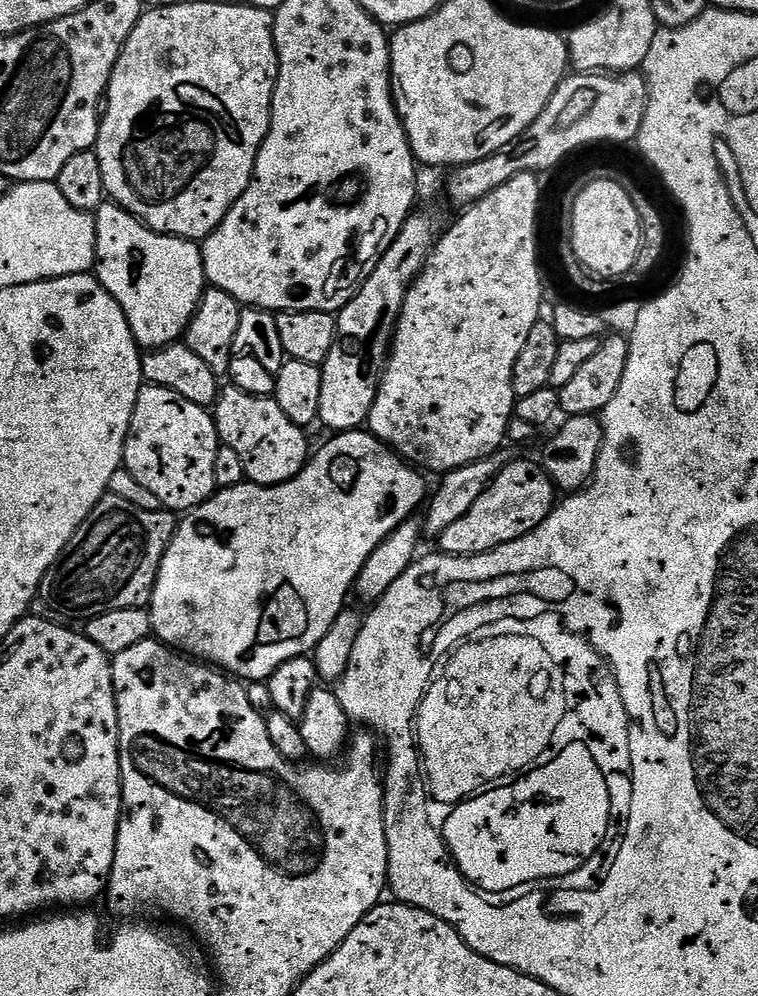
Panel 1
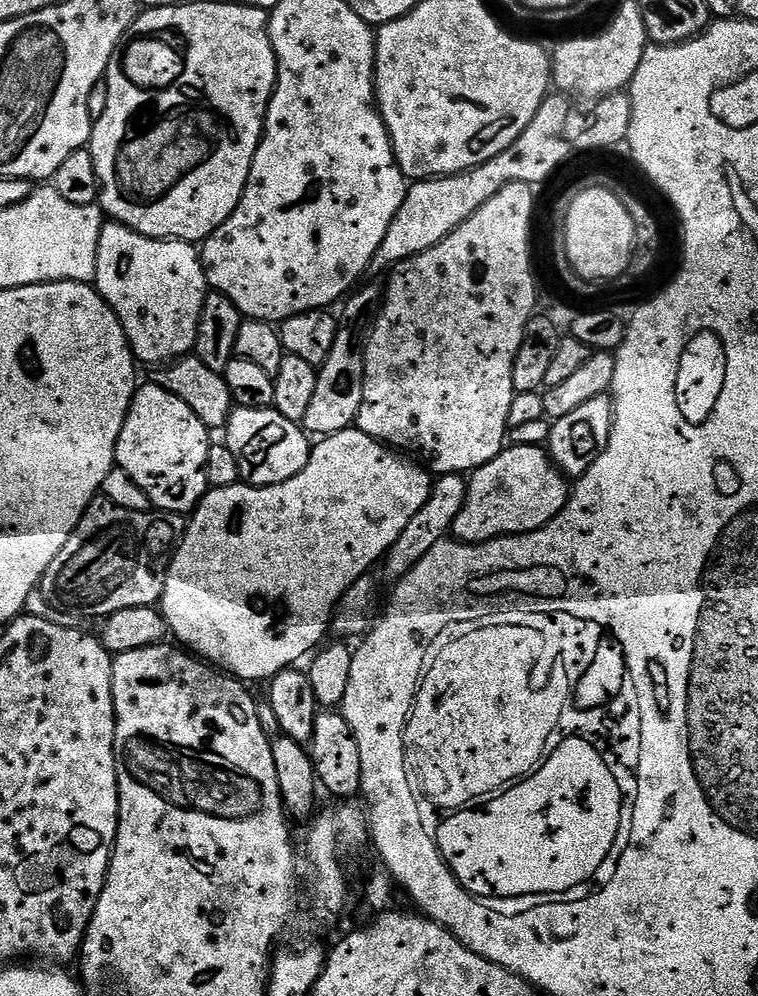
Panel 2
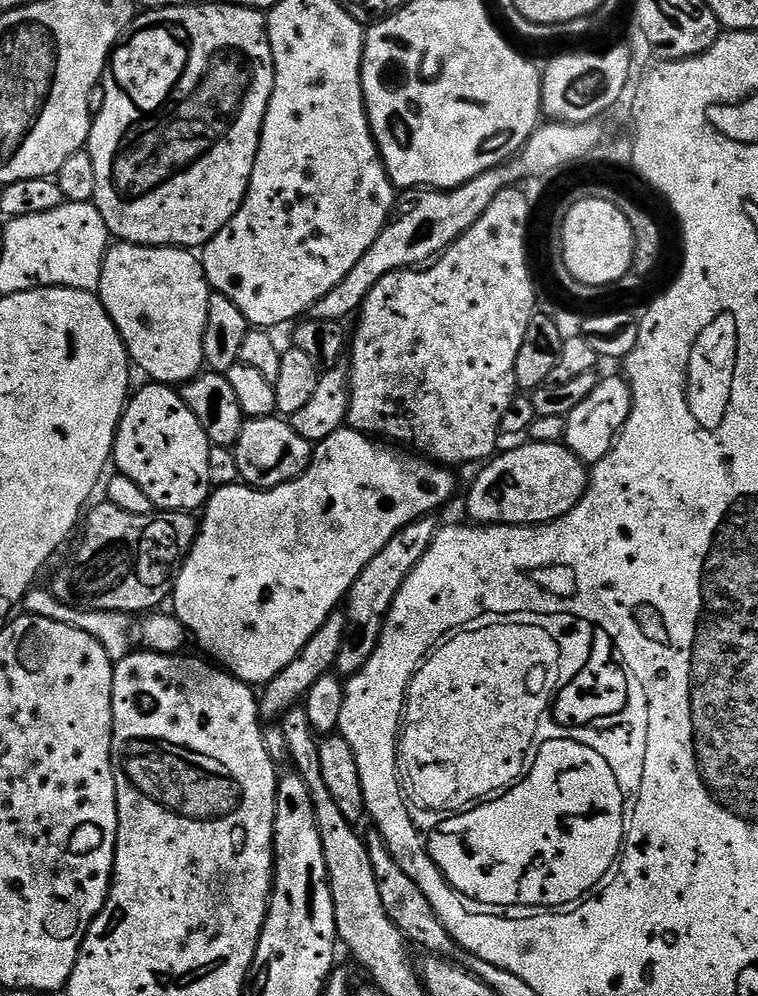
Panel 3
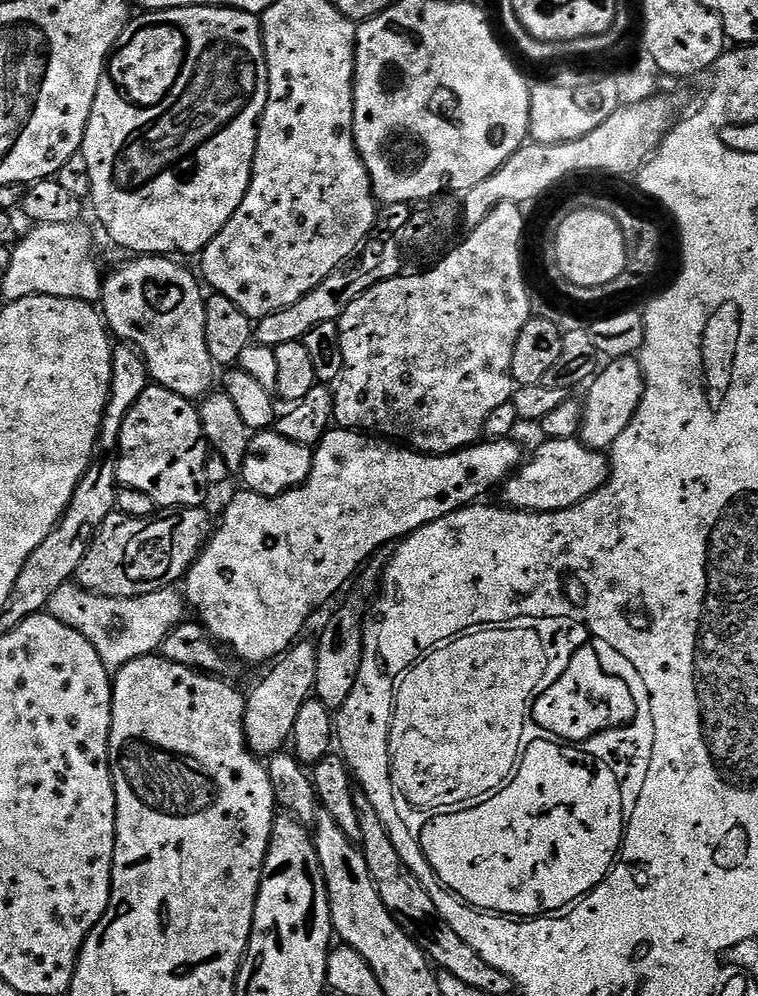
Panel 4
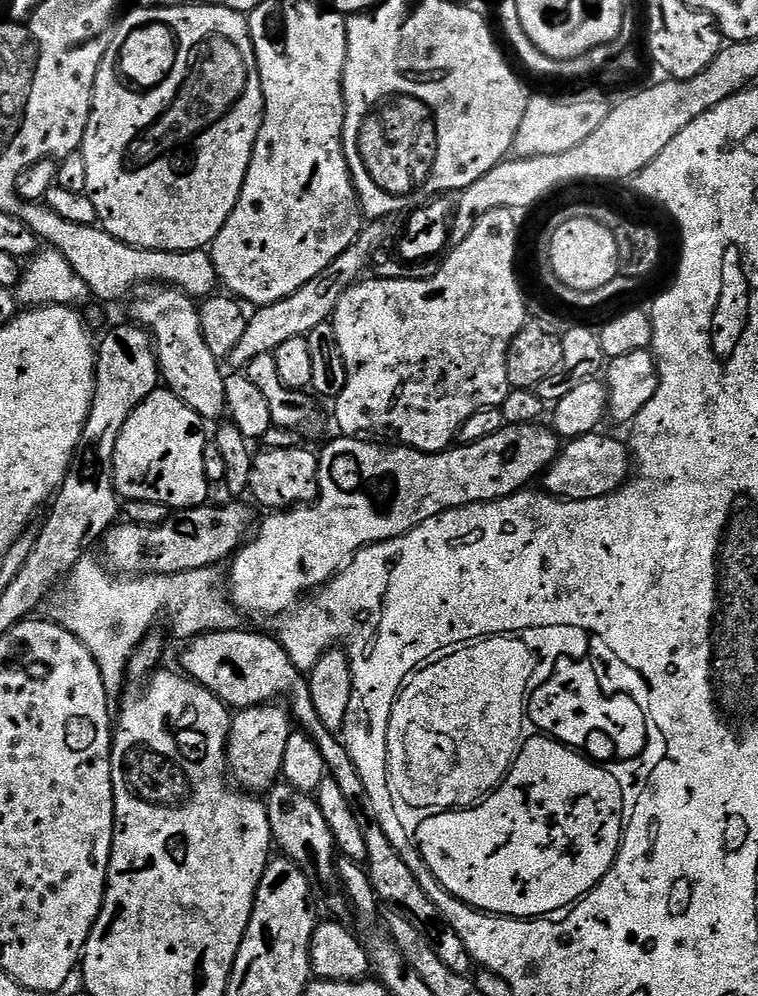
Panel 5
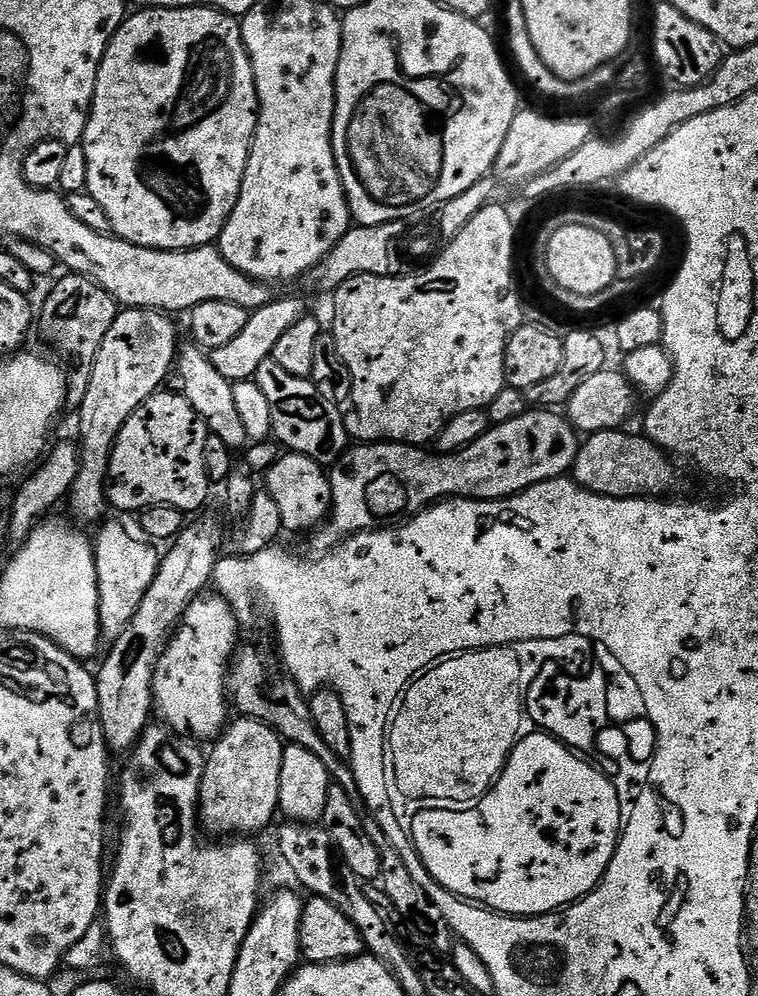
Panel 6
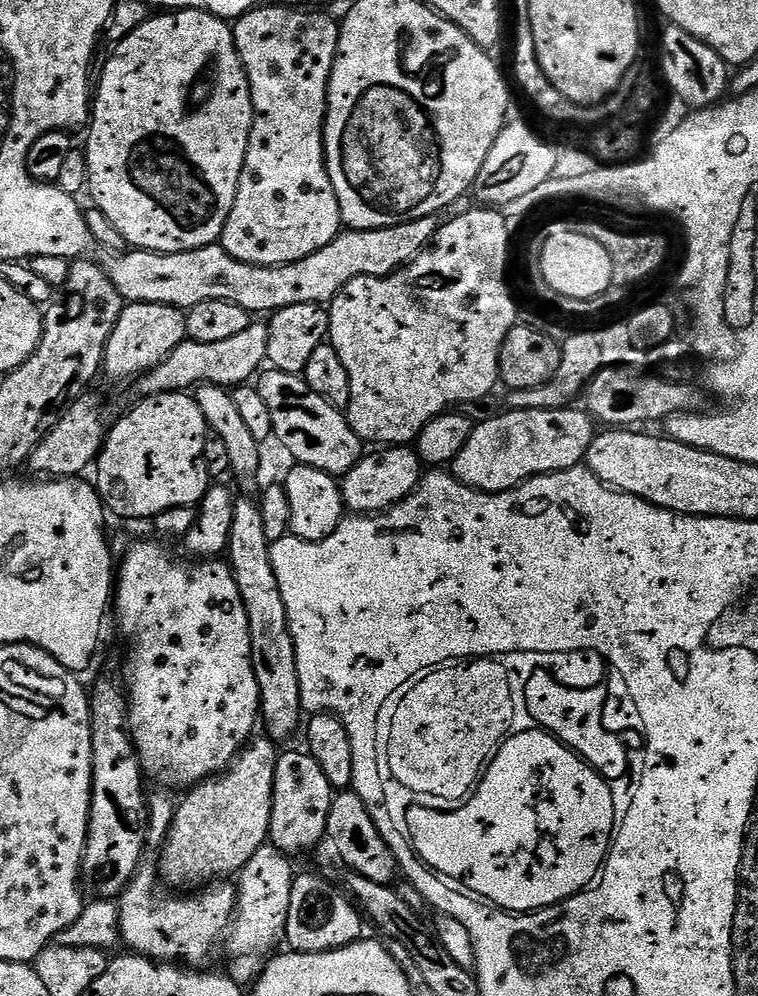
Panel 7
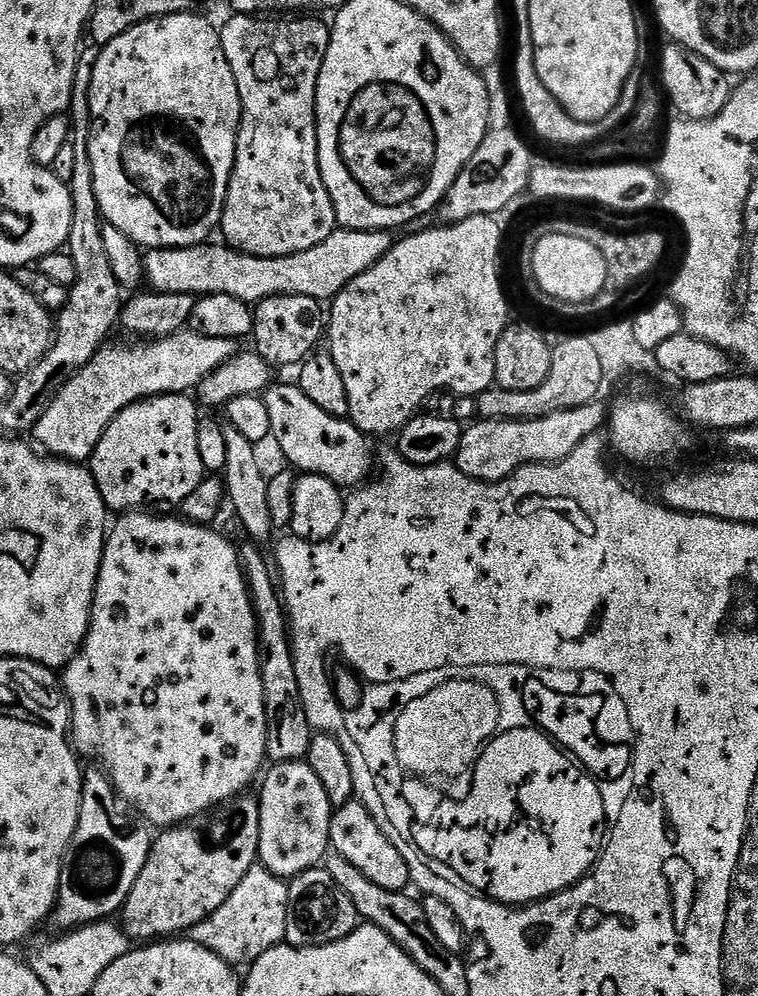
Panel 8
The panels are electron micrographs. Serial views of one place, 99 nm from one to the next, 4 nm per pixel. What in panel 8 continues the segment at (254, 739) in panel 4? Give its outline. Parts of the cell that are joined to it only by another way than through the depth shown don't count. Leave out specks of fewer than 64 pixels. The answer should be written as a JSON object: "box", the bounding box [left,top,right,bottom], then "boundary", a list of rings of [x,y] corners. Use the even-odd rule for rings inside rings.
{"box":[122,794,260,942],"boundary":[[[241,794],[235,800],[228,800],[220,805],[219,808],[213,808],[211,812],[203,817],[201,828],[192,828],[191,823],[179,825],[175,828],[165,828],[152,841],[152,849],[146,858],[146,866],[142,866],[142,874],[138,874],[138,882],[134,882],[134,886],[130,890],[130,894],[126,898],[122,909],[122,929],[132,942],[152,942],[157,938],[172,938],[177,934],[184,934],[190,928],[198,926],[208,916],[214,914],[216,910],[234,893],[238,884],[242,882],[242,878],[246,877],[246,872],[258,863],[260,854],[260,802],[255,795]]]}

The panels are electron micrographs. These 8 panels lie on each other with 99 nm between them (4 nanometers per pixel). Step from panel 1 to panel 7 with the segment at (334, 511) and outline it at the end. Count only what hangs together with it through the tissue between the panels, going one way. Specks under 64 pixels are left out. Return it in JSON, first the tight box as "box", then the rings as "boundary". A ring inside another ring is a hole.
{"box":[342,407,598,514],"boundary":[[[579,407],[559,408],[558,410],[522,410],[521,408],[513,408],[511,410],[501,411],[499,416],[490,418],[490,422],[482,422],[473,427],[470,438],[466,442],[466,446],[462,446],[462,450],[457,454],[455,460],[450,465],[450,471],[461,484],[465,484],[468,488],[476,488],[480,492],[509,492],[511,488],[524,484],[527,480],[531,480],[533,476],[545,476],[551,472],[561,472],[562,470],[570,470],[584,464],[584,456],[590,450],[590,442],[597,436],[598,428],[587,411],[581,410]],[[388,446],[383,450],[376,450],[373,456],[361,455],[354,467],[342,478],[342,491],[344,494],[344,507],[352,514],[379,514],[393,508],[398,502],[402,502],[416,487],[420,485],[422,465],[420,457],[408,446]]]}

